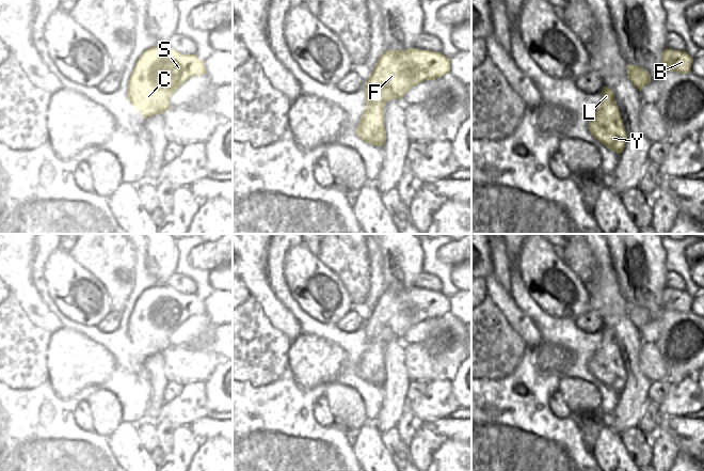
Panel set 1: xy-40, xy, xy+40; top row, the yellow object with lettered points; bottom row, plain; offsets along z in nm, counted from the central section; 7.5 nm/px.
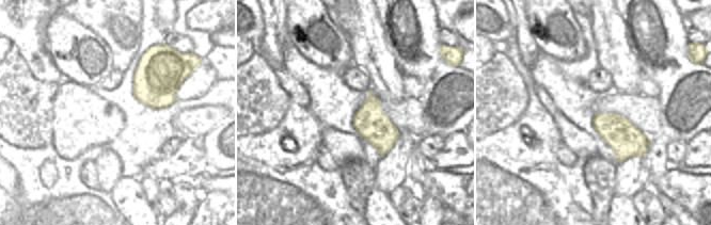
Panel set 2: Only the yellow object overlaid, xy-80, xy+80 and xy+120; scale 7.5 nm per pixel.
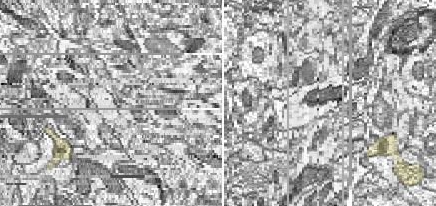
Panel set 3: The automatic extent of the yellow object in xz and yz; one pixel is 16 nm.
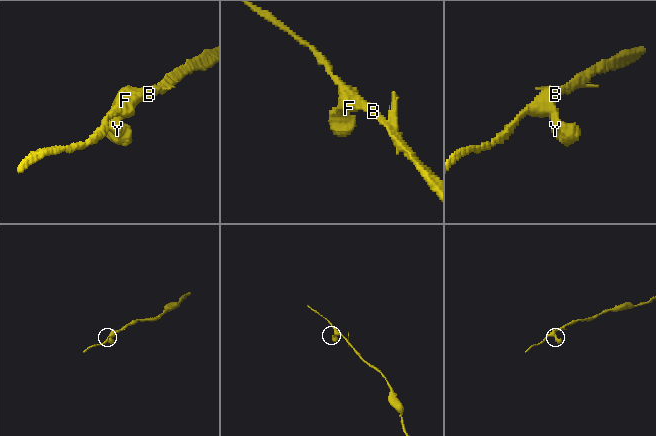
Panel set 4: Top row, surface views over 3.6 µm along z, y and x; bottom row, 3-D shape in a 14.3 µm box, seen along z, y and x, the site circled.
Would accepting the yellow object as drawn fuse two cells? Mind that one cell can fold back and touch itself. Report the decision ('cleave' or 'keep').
keep

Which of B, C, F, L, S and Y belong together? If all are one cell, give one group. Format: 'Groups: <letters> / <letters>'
Groups: B C F L S Y.

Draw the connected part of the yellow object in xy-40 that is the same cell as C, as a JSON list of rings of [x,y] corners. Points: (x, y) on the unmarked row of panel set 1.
[[[164,283],[145,289],[139,297],[128,320],[128,337],[132,345],[148,358],[171,347],[171,335],[191,316],[207,313],[205,300],[196,294],[182,294]]]

